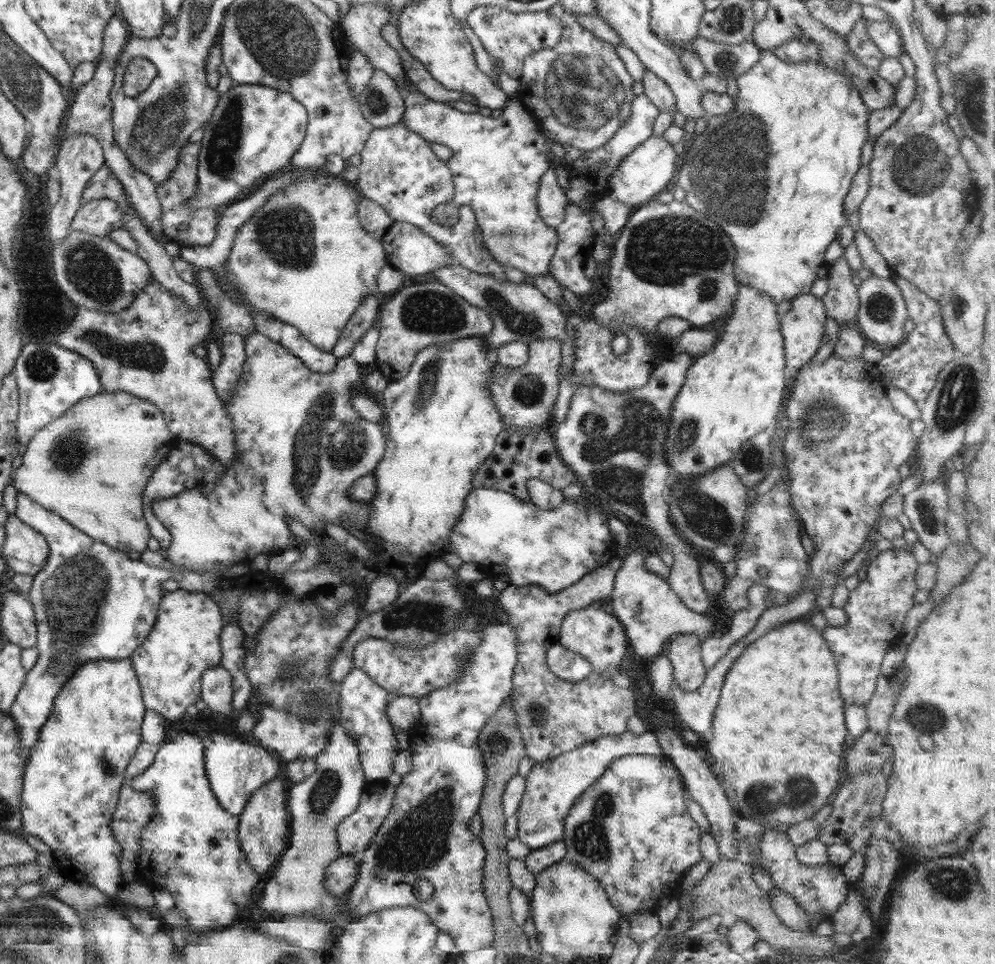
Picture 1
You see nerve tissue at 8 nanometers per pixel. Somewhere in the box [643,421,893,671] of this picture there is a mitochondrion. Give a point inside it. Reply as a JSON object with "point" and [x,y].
{"point":[705,516]}

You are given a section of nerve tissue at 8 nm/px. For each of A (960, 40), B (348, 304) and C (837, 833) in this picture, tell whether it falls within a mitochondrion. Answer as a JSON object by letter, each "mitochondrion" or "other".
{"A":"other","B":"other","C":"other"}

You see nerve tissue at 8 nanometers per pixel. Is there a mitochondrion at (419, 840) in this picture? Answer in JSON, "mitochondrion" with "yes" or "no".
{"mitochondrion":"yes"}

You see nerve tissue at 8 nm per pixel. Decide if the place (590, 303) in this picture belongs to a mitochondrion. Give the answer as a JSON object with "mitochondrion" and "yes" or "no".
{"mitochondrion":"no"}

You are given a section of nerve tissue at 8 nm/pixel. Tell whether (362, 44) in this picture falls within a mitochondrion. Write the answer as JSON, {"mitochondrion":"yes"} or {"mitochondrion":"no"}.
{"mitochondrion":"no"}

